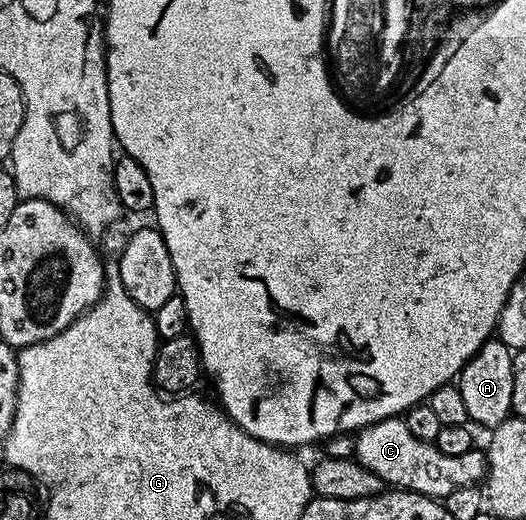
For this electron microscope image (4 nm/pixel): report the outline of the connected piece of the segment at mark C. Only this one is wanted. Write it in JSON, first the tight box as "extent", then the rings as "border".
{"extent":[353,417,487,499],"border":[[[388,417],[356,434],[353,442],[355,460],[375,471],[381,481],[389,487],[409,489],[419,495],[444,499],[459,487],[477,485],[484,482],[487,472],[487,457],[480,448],[474,447],[463,455],[443,455],[436,444],[415,439],[411,427],[401,417]]]}

